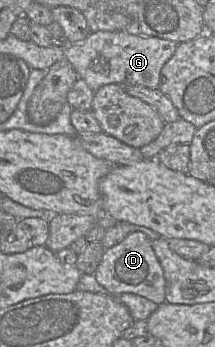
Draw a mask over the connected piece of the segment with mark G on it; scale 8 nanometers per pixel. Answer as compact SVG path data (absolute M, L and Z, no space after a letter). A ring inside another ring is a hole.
M97 31L90 33L83 41L67 46L64 58L93 91L107 84L157 89L162 67L173 56L177 45L176 42L158 37L123 31Z

